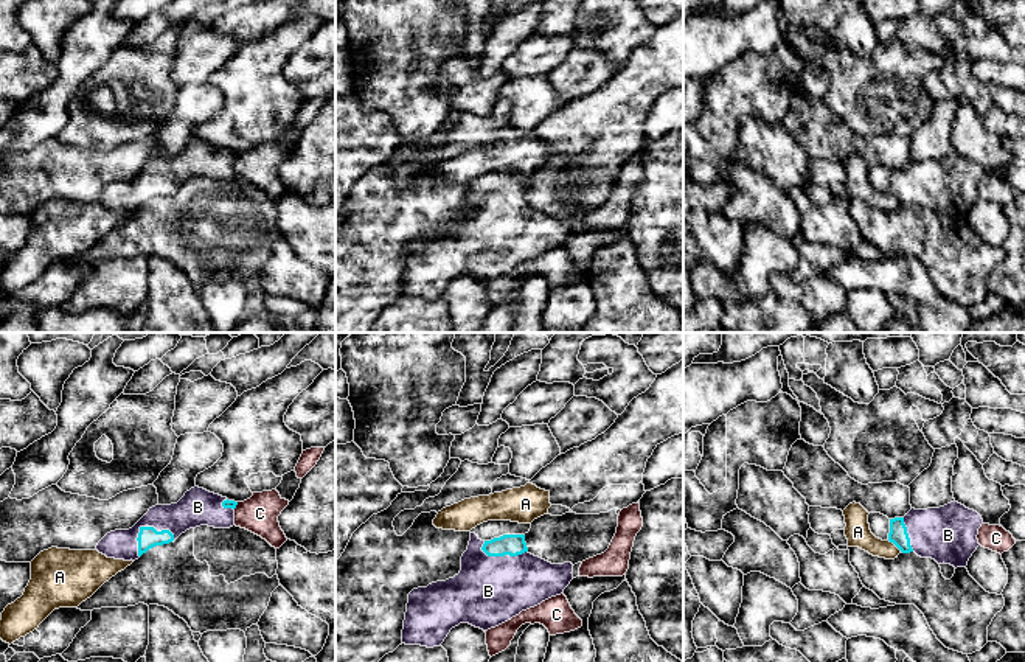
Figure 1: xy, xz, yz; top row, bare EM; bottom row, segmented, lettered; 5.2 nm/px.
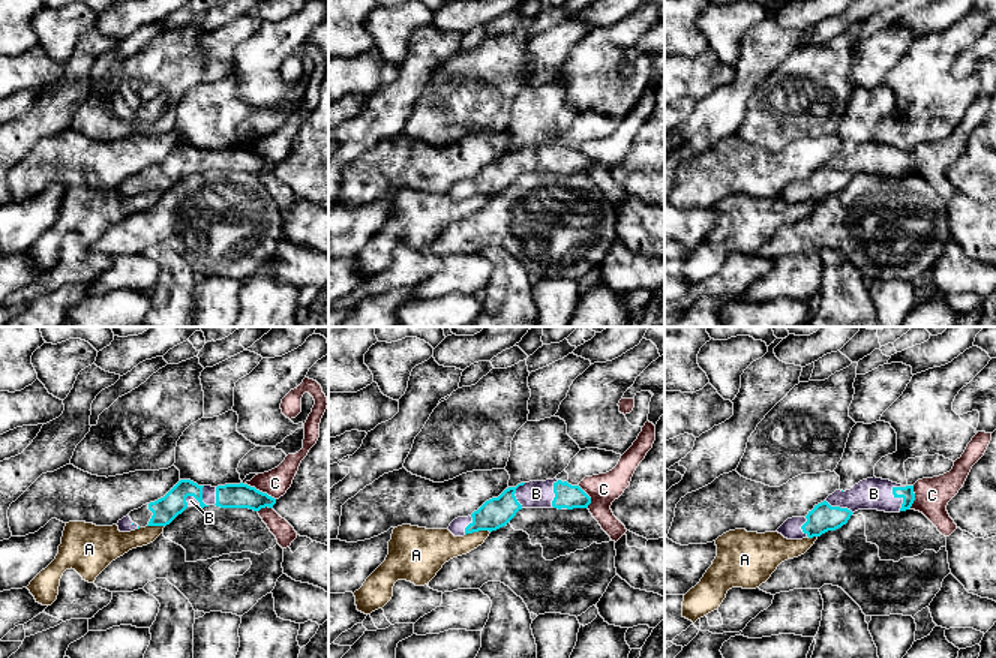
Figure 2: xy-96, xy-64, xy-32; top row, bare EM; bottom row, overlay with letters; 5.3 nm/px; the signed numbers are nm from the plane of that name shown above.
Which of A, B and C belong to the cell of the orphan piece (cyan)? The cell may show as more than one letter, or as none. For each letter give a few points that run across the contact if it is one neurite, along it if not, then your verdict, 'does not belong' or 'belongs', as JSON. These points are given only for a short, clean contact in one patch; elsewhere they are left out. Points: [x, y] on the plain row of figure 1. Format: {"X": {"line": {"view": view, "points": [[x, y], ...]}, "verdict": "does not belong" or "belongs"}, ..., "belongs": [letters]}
{"A": {"verdict": "does not belong"}, "B": {"verdict": "belongs"}, "C": {"verdict": "does not belong"}, "belongs": ["B"]}

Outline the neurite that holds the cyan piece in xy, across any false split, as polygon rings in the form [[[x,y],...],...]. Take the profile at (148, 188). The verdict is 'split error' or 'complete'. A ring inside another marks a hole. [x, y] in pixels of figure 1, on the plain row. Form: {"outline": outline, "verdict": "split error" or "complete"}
{"outline": [[[194,138],[171,157],[155,157],[129,182],[107,185],[95,202],[107,210],[135,213],[155,197],[174,194],[189,180],[235,177],[238,154]]], "verdict": "split error"}

